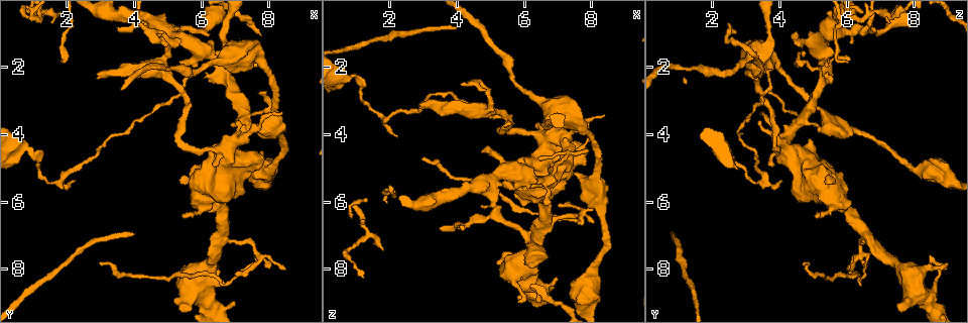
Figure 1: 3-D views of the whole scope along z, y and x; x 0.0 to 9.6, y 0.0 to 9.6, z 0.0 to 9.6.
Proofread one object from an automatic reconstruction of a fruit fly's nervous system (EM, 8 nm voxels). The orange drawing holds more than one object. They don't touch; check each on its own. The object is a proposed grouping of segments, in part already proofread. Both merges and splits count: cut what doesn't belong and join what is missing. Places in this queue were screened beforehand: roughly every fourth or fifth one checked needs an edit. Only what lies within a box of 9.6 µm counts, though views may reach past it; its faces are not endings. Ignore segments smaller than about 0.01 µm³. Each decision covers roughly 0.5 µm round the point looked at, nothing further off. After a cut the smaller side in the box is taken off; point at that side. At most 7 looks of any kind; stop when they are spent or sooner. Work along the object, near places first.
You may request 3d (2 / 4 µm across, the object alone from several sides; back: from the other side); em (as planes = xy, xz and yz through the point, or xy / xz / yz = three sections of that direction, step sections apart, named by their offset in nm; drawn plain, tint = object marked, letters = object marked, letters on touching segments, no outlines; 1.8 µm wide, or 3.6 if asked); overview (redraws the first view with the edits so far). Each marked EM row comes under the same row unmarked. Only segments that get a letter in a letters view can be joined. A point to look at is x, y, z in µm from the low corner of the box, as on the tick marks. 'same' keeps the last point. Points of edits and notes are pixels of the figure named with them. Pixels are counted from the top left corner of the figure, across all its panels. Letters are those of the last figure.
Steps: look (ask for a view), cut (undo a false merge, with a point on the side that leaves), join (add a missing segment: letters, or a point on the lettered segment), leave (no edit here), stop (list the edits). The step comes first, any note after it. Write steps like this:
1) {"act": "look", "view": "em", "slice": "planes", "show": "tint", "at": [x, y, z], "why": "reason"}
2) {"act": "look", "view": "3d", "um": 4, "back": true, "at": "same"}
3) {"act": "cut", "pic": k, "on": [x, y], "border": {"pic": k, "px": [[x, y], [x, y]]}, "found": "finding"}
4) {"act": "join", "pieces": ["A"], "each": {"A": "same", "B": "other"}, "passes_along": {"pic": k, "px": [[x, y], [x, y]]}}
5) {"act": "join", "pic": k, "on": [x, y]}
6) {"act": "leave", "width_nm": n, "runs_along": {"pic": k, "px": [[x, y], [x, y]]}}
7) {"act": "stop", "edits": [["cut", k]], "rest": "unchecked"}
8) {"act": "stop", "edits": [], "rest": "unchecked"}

{"act": "look", "view": "3d", "um": 2, "at": [0.85, 4.55, 2.35], "why": "thin neck"}

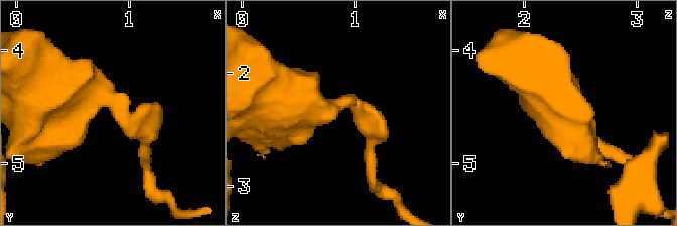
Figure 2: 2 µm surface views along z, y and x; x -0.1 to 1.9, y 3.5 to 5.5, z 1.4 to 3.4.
{"act": "look", "view": "em", "slice": "planes", "show": "letters", "at": [0.84, 4.50, 2.28]}

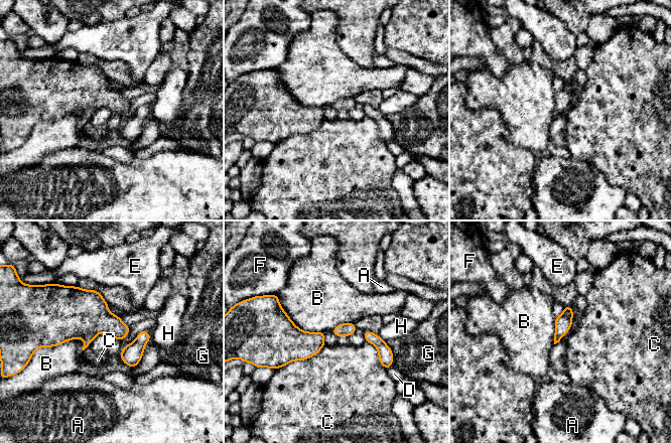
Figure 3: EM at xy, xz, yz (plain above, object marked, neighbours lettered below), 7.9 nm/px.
{"act": "leave", "each": {"A": "other", "B": "other", "C": "other", "D": "other", "E": "other", "F": "other", "G": "other", "H": "other"}, "border": {"pic": 3, "px": [[277, 296], [300, 329], [324, 331]]}, "found": "one neuron here"}

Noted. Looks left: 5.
{"act": "look", "view": "3d", "um": 4, "at": [5.50, 2.80, 3.45], "why": "calibre changes"}

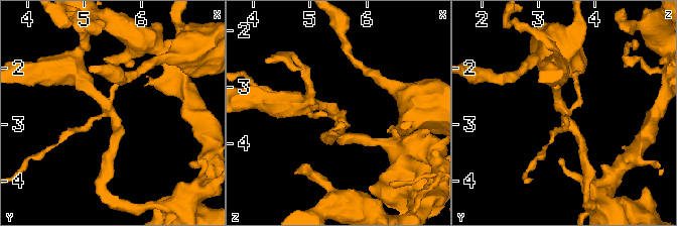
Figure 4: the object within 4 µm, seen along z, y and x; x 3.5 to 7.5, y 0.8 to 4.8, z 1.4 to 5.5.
{"act": "look", "view": "em", "slice": "xy", "step": 4, "show": "tint", "at": [5.50, 2.80, 3.45], "why": "need the tissue"}

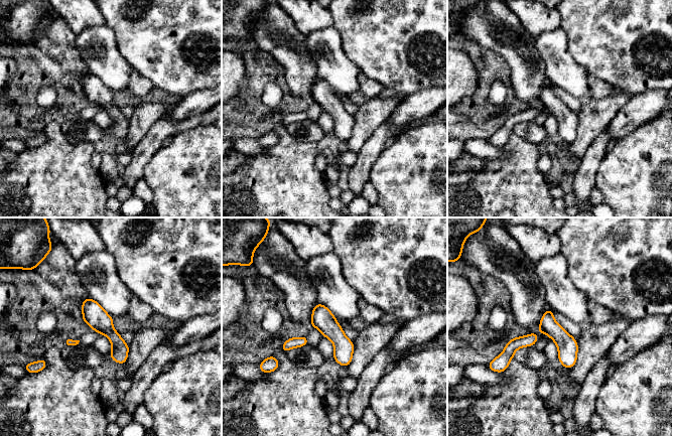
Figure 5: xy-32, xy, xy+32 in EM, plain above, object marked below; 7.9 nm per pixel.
{"act": "look", "view": "em", "slice": "planes", "show": "letters", "at": "same"}

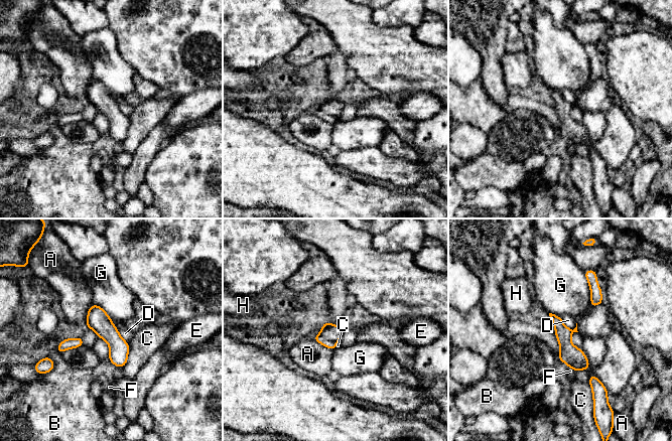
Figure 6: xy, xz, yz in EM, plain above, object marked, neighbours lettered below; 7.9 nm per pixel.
{"act": "cut", "pic": 6, "on": [325, 342], "each": {"A": "other", "B": "other", "C": "other", "D": "other", "E": "other", "F": "other", "G": "other", "H": "other"}, "border": {"pic": 6, "px": [[318, 334], [336, 343]]}, "found": "a second neuron is stuck on"}

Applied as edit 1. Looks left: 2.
{"act": "look", "view": "em", "slice": "planes", "show": "letters", "at": [5.10, 0.95, 6.45], "why": "arms part here"}

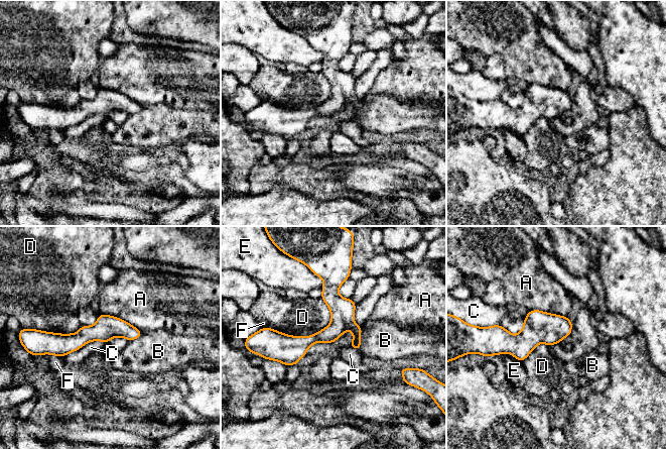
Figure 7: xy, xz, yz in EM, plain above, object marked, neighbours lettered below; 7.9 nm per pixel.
{"act": "leave", "width_nm": 160, "each": {"A": "other", "B": "other", "C": "other", "D": "other", "E": "other", "F": "other"}, "border": {"pic": 7, "px": [[106, 342], [88, 341], [61, 357]]}, "found": "one neuron here"}

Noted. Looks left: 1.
{"act": "stop", "edits": [["cut", 6]], "rest": "unchecked"}

